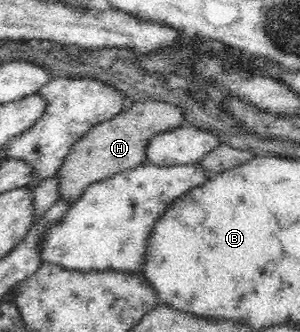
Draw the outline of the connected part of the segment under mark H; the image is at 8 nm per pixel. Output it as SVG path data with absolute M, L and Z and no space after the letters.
M144 96L135 98L124 111L93 126L72 145L64 164L55 175L60 185L59 200L74 201L92 184L144 165L148 156L148 140L158 133L180 127L183 122L182 110L166 100L148 100Z

